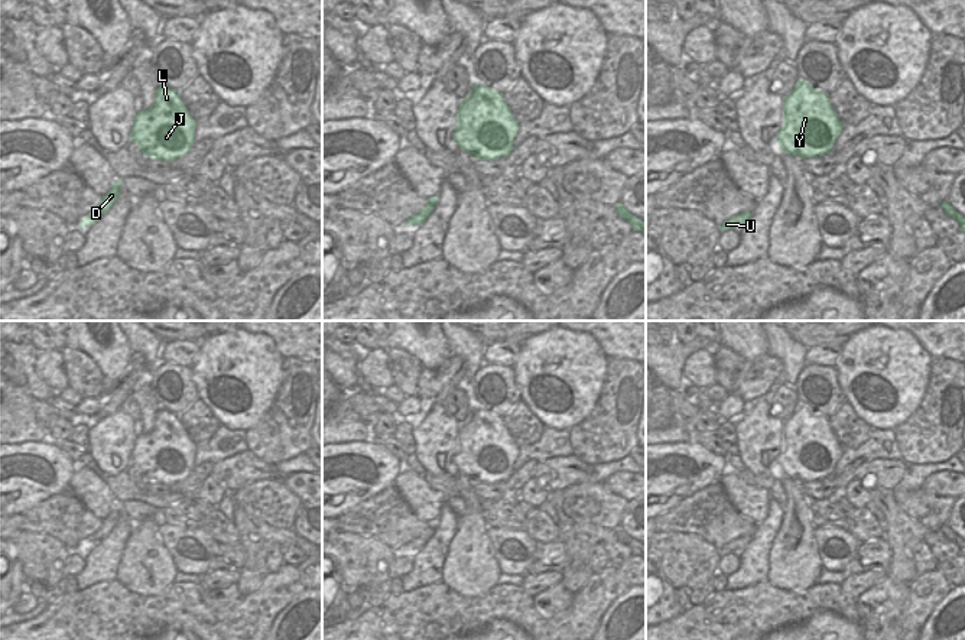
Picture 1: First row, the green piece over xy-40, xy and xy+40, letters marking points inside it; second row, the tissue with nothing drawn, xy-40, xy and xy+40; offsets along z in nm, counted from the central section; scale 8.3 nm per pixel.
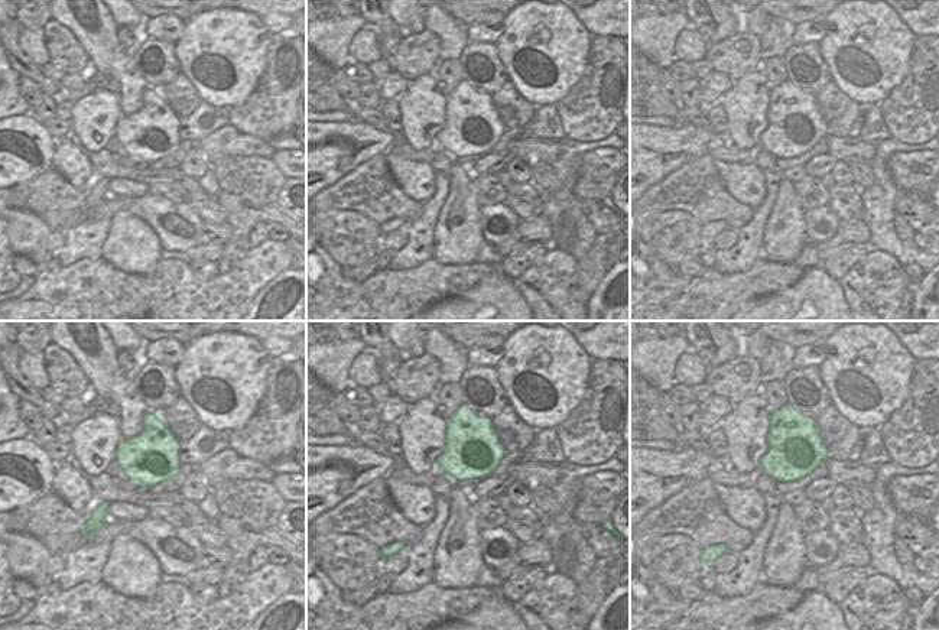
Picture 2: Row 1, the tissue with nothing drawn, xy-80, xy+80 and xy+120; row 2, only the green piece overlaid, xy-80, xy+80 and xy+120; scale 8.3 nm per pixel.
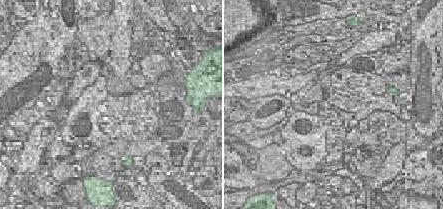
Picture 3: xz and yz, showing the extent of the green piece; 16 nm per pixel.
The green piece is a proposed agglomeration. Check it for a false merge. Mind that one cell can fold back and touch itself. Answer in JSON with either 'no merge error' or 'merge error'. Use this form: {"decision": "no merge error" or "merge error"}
{"decision": "no merge error"}

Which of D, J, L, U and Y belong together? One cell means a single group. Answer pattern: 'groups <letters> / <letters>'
groups D J L U Y

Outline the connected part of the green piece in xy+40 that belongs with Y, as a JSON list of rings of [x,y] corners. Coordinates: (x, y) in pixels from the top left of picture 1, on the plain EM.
[[[799,403],[784,420],[783,451],[777,455],[776,465],[790,480],[825,480],[832,474],[842,451],[829,419]]]

